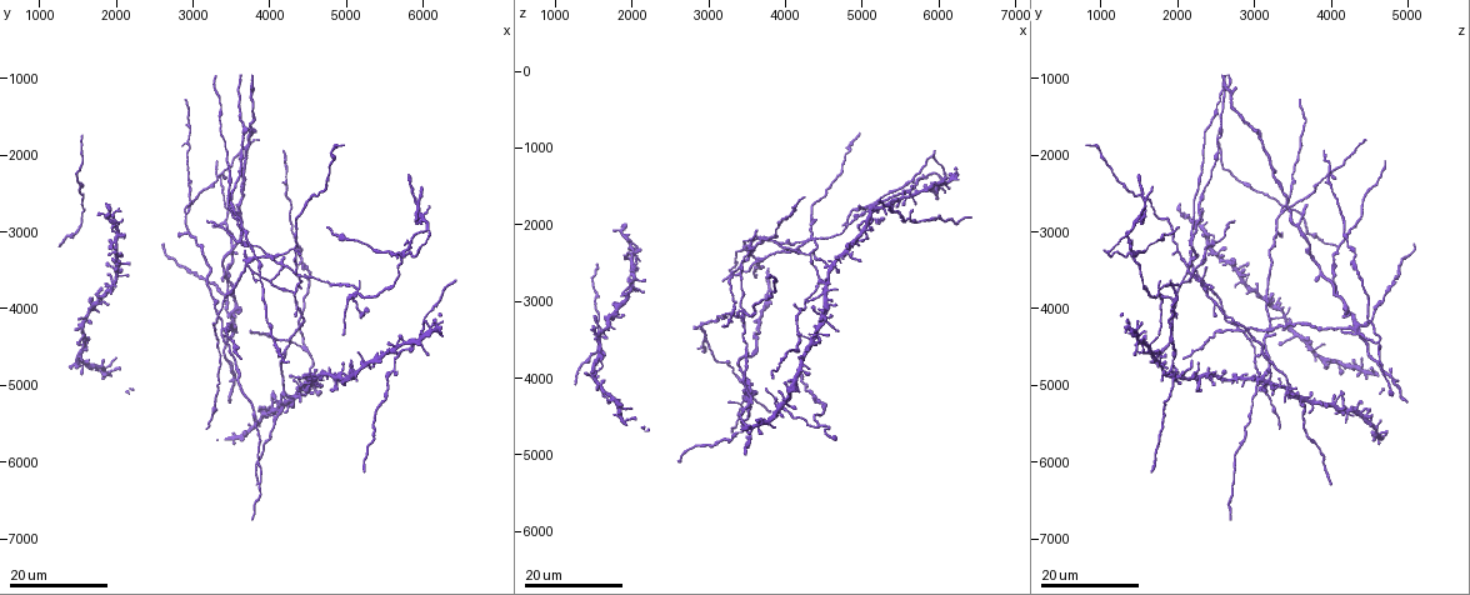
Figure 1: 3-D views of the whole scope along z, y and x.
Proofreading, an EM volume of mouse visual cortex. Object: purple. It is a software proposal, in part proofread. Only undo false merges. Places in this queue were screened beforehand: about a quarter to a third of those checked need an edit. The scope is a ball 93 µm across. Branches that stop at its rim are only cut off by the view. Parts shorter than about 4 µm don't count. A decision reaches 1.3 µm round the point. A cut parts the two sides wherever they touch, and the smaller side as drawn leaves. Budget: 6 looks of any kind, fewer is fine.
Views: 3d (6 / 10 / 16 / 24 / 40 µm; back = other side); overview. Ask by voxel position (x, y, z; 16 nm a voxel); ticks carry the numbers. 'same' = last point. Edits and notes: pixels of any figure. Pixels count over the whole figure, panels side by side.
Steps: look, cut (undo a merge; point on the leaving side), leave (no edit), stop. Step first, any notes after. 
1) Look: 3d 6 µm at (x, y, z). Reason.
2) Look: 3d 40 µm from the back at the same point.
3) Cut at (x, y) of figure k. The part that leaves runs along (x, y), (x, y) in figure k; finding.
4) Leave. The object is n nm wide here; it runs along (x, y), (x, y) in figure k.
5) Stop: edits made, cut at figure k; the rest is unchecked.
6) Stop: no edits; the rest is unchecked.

Look: 3d 24 µm at (4400, 3550, 2200). Four or more arms meet.

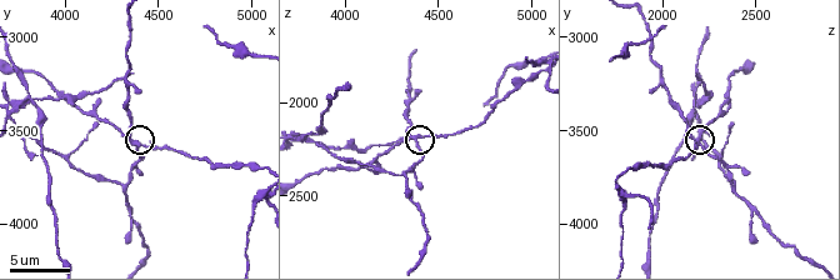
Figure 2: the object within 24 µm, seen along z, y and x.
Look: 3d 6 µm at (4380, 3560, 2180).

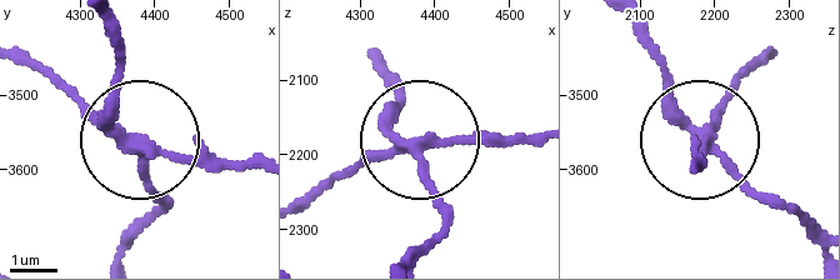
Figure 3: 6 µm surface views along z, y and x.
Cut at (75, 93) of figure 3. The object is 220 nm wide here; a second neuron is stuck on.

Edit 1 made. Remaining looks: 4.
Look: overview.

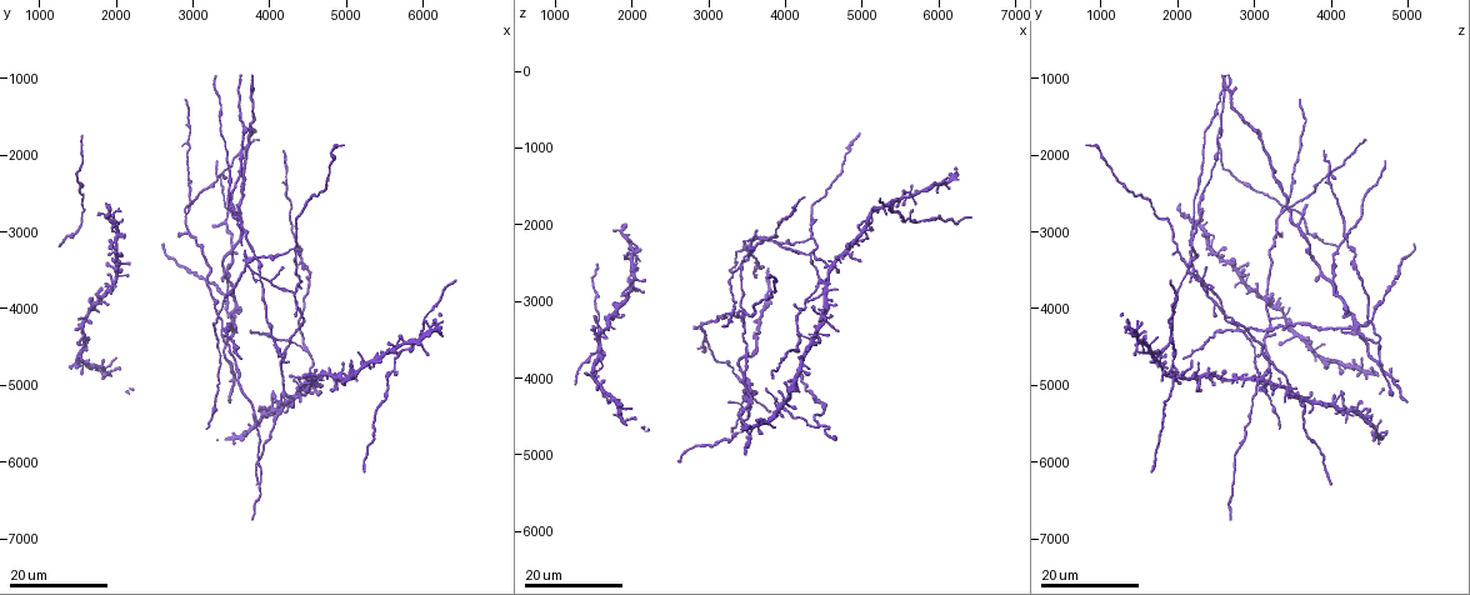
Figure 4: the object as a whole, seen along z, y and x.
Look: 3d 16 µm at (5550, 4850, 1950).

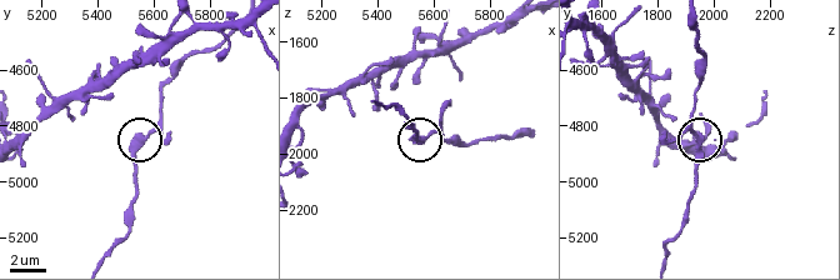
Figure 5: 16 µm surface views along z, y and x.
Look: 3d 6 µm at (5560, 4860, 1950).

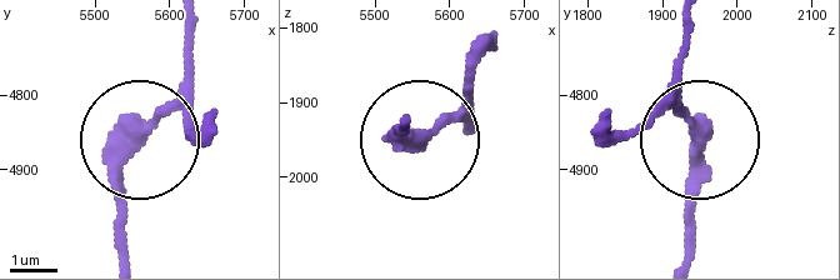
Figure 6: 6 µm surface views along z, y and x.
Look: 3d 6 µm from the back at (5550, 4855, 1950).

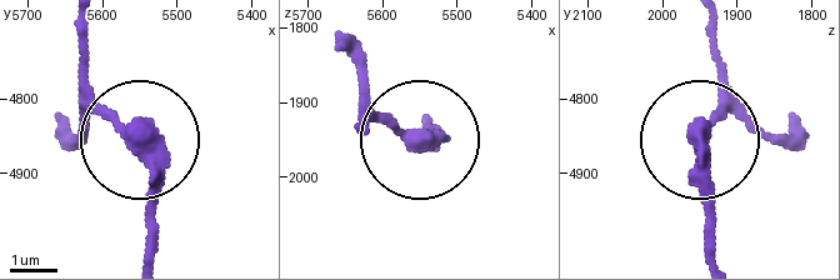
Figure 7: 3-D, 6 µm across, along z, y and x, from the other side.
Leave. The object is 350 nm wide here; continuous, no second neuron.

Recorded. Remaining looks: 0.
Stop: edits made, cut at figure 3; the rest is unchecked.

